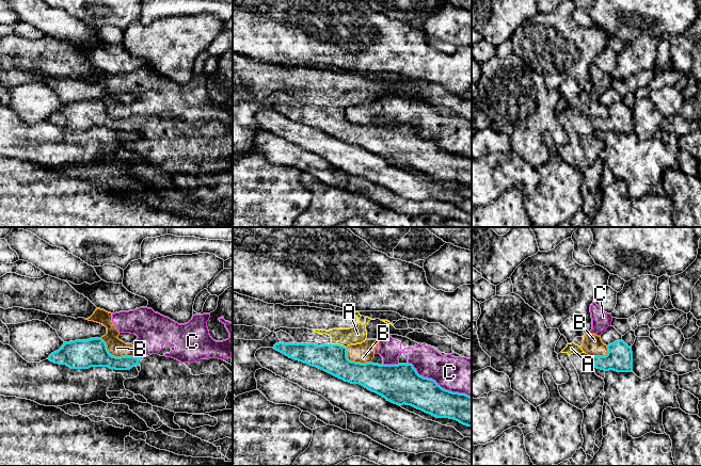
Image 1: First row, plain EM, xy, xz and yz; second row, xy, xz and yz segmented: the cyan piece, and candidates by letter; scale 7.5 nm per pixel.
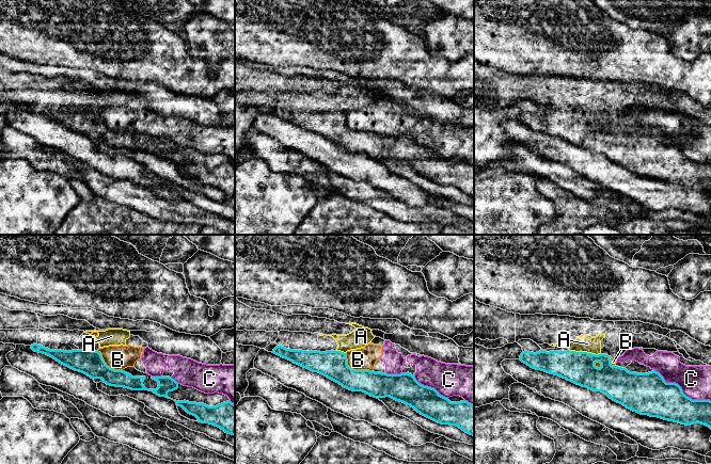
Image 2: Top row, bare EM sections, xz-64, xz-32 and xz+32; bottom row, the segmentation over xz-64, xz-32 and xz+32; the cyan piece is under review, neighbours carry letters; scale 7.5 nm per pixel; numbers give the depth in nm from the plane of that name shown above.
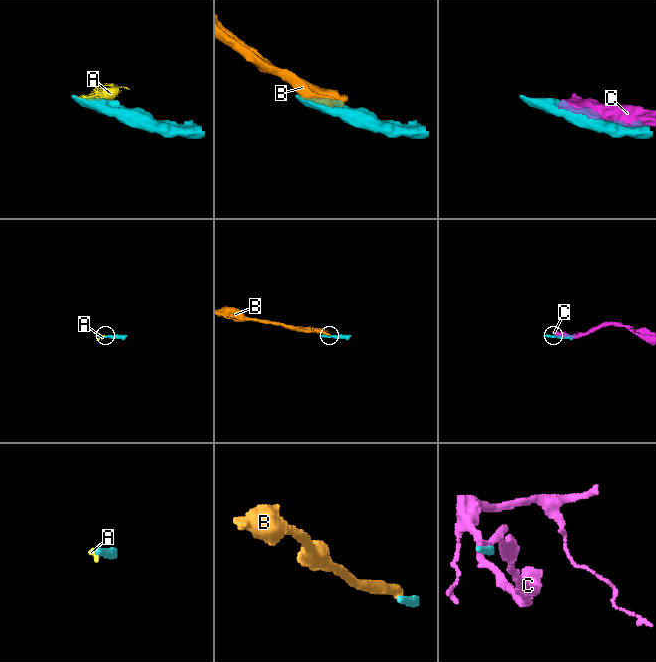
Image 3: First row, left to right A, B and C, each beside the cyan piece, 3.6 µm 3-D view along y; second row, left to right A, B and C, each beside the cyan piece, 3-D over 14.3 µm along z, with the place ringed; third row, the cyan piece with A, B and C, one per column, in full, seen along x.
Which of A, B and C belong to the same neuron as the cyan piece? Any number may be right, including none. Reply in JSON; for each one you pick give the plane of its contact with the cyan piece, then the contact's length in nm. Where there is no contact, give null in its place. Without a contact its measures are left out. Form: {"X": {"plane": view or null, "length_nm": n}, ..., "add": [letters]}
{"A": {"plane": "xz", "length_nm": 130}, "add": ["A"]}

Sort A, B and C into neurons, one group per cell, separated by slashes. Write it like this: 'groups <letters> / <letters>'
groups A / B C

